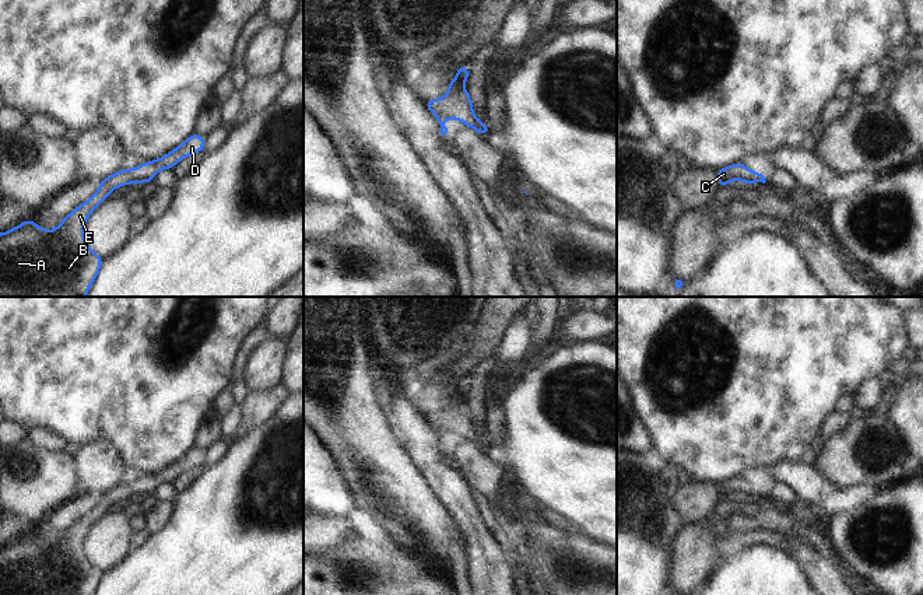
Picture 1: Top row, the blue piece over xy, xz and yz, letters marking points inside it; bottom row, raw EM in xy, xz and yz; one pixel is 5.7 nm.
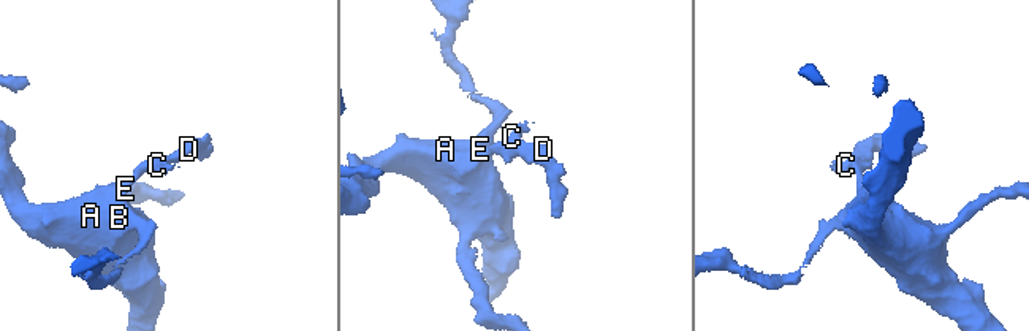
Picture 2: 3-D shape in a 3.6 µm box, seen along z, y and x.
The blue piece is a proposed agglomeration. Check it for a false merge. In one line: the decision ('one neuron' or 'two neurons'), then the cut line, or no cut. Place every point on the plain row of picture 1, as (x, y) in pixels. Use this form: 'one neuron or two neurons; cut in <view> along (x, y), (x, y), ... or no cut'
one neuron; no cut

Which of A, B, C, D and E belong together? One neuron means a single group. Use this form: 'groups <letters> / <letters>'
groups A B C D E

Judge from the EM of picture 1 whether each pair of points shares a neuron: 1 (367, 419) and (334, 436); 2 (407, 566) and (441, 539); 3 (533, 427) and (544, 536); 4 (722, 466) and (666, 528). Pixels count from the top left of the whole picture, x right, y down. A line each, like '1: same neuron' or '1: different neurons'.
1: same neuron
2: different neurons
3: different neurons
4: different neurons

